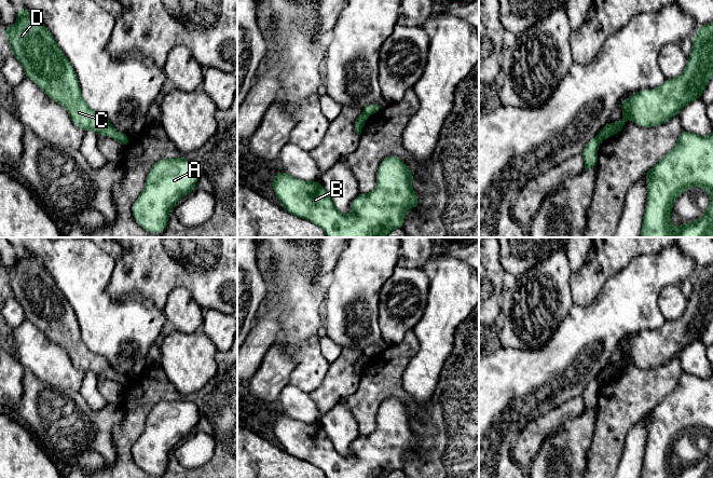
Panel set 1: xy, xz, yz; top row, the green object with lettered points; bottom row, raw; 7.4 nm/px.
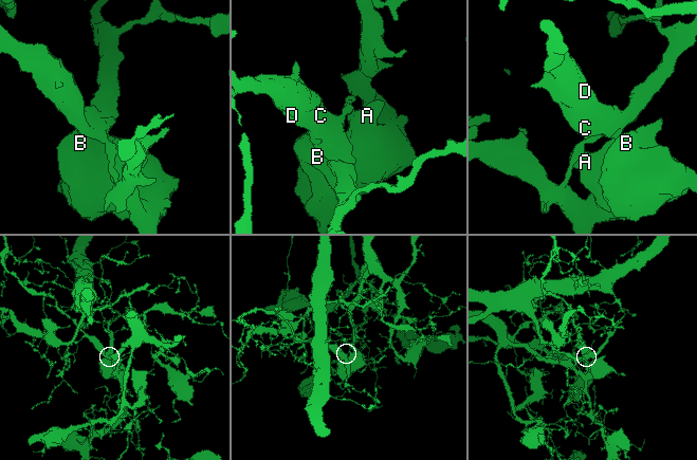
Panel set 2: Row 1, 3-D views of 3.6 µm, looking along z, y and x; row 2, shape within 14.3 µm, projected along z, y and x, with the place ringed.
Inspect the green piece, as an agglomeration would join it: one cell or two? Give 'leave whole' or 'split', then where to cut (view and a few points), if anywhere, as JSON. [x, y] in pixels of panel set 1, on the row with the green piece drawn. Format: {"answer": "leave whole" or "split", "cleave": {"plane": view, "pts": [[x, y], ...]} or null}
{"answer": "split", "cleave": {"plane": "yz", "pts": [[595, 138], [599, 142]]}}

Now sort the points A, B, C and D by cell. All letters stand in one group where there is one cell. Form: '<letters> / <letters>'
A B / C D

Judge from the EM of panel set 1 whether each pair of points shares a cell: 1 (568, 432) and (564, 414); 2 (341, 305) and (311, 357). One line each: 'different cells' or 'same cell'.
1: different cells
2: different cells

